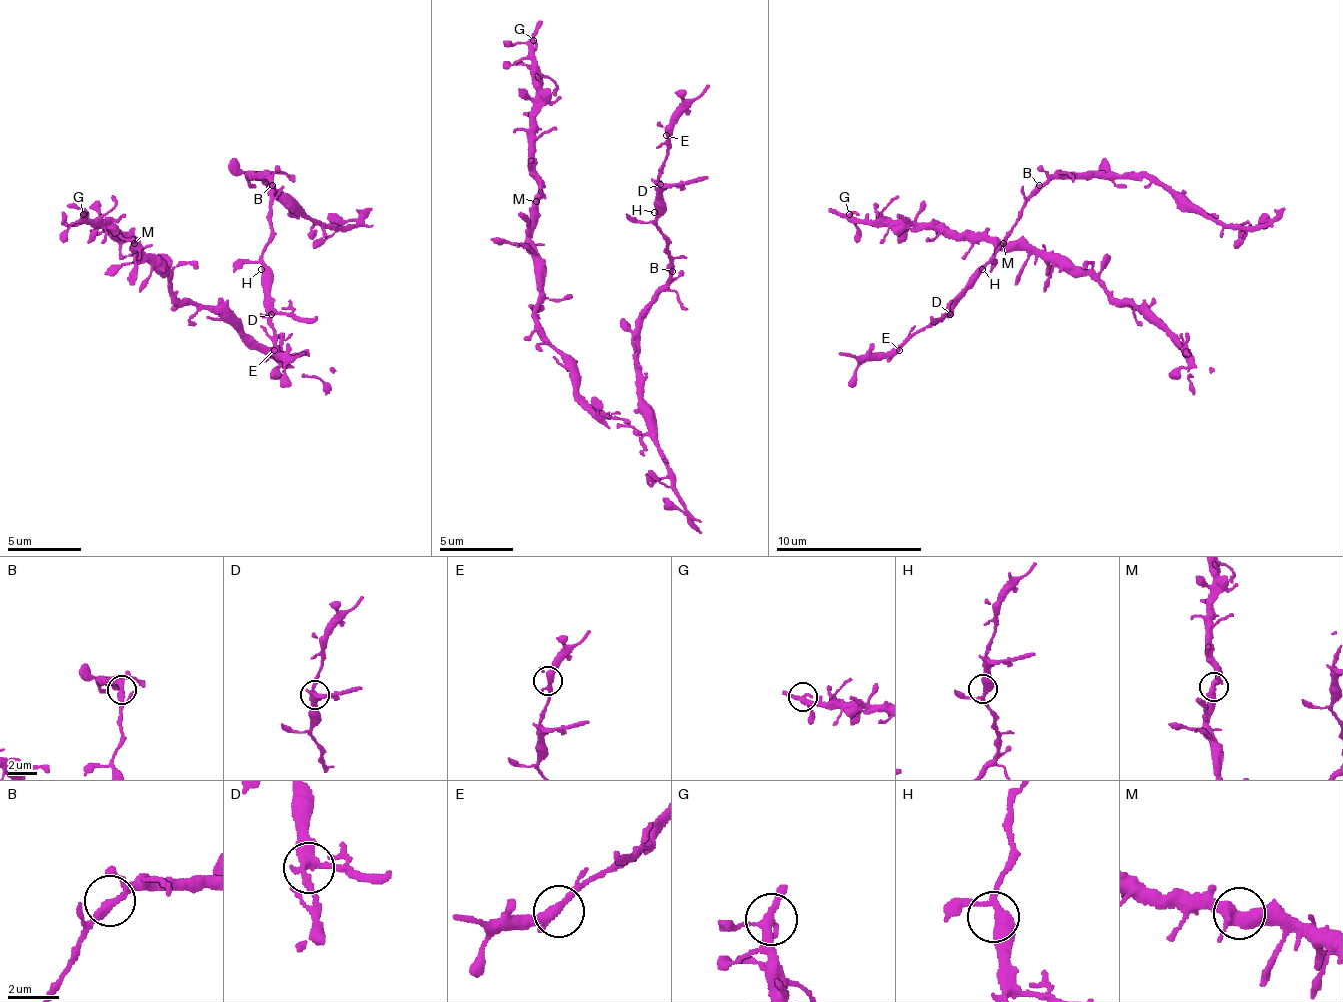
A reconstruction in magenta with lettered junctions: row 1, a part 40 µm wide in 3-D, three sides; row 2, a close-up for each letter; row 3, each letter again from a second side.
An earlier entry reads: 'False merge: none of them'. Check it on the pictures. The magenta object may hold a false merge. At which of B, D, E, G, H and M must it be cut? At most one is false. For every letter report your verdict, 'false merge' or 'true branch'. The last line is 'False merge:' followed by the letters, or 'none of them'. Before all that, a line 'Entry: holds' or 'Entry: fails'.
Entry: fails
B: true branch
D: false merge
E: true branch
G: true branch
H: true branch
M: true branch
False merge: D

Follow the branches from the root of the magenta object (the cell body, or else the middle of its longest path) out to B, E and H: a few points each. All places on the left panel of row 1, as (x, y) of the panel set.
B: (233, 262), (256, 262), (264, 251), (272, 225), (270, 221), (274, 188), (272, 185)
E: (233, 262), (259, 262), (262, 265), (262, 302), (275, 332), (274, 350)
H: (233, 262), (259, 262), (261, 269)

